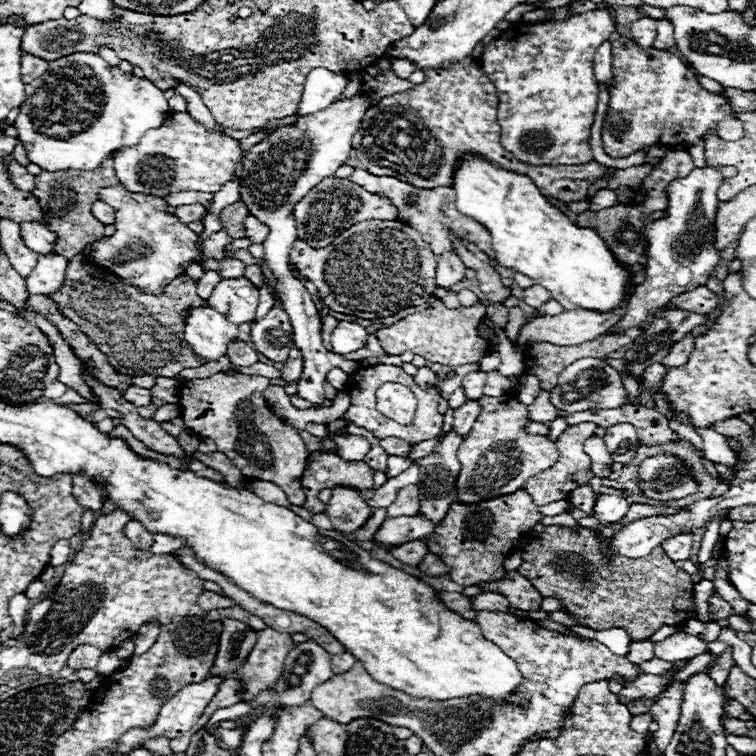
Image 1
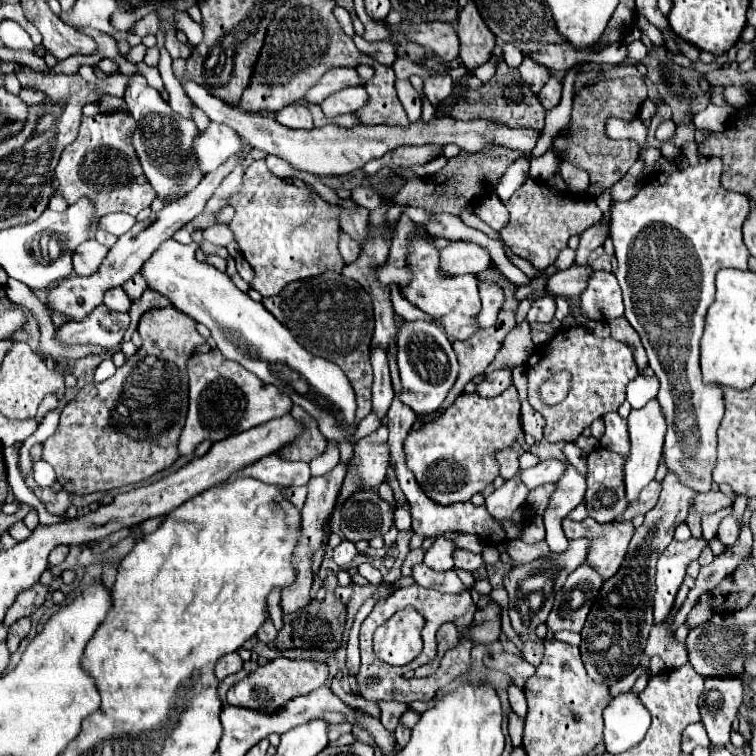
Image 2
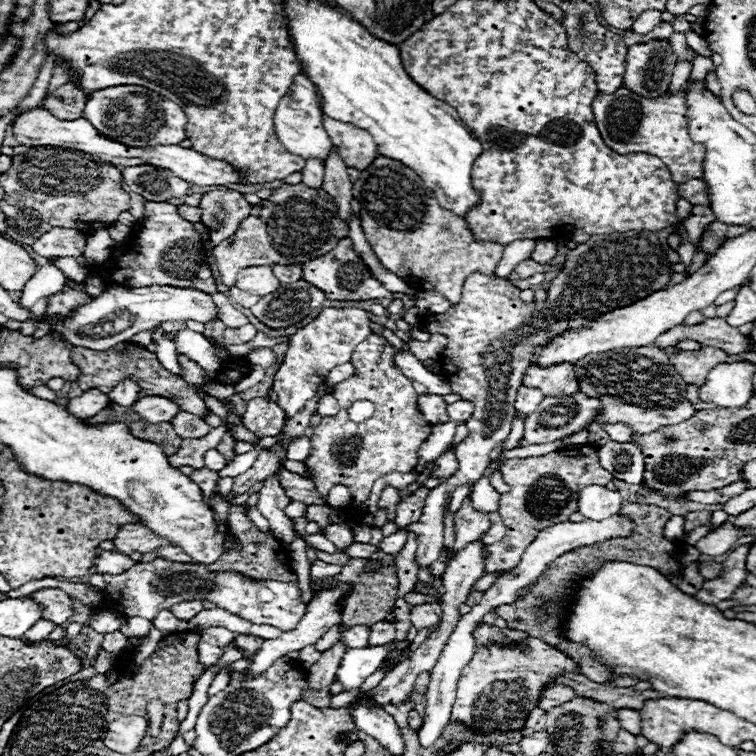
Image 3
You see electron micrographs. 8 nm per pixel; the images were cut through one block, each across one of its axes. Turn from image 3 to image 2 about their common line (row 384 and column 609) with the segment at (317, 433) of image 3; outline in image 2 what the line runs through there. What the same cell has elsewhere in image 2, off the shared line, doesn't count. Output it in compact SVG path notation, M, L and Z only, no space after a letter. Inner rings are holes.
M584 326L560 328L548 346L540 346L526 362L528 402L536 412L542 414L546 422L544 438L548 442L574 442L594 420L618 410L618 406L626 400L626 384L636 376L638 368L632 358L632 350L624 342L614 338L598 338ZM562 370L572 374L572 388L564 402L556 406L544 406L538 396L538 386Z

